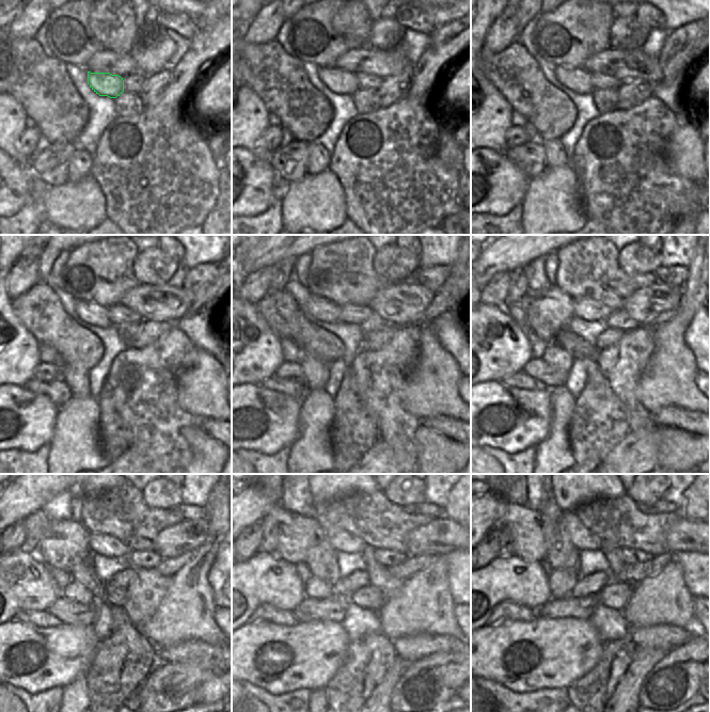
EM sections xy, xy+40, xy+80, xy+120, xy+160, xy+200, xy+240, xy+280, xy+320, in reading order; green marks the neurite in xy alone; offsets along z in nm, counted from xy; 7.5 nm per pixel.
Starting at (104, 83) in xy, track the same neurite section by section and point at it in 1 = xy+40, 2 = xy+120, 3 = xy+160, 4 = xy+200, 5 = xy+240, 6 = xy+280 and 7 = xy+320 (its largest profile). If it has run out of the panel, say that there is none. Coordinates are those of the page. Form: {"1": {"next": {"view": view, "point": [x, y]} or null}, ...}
{"1": {"next": {"view": "xy+40", "point": [340, 81]}}, "2": {"next": {"view": "xy+120", "point": [91, 313]}}, "3": {"next": {"view": "xy+160", "point": [322, 310]}}, "4": {"next": {"view": "xy+200", "point": [561, 307]}}, "5": {"next": {"view": "xy+240", "point": [77, 535]}}, "6": {"next": {"view": "xy+280", "point": [288, 523]}}, "7": {"next": {"view": "xy+320", "point": [522, 521]}}}

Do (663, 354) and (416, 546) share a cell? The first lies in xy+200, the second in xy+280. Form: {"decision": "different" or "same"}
{"decision": "different"}

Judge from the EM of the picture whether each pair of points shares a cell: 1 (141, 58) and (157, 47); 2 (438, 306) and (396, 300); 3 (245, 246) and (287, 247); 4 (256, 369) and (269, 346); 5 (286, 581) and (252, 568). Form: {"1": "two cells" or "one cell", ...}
{"1": "one cell", "2": "two cells", "3": "two cells", "4": "one cell", "5": "one cell"}

